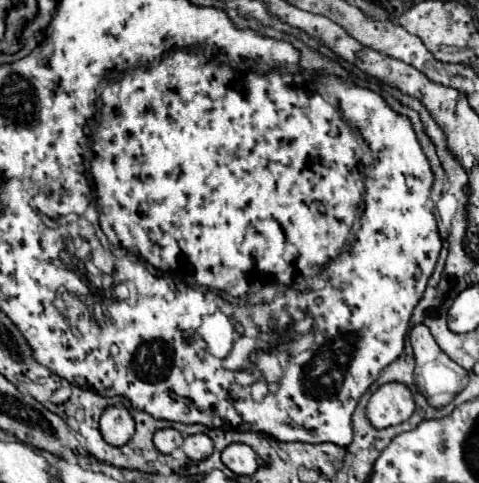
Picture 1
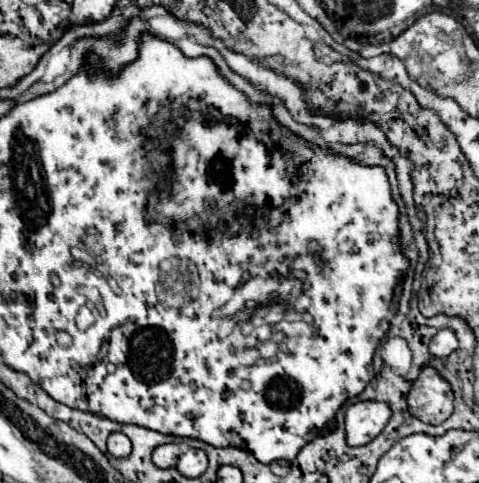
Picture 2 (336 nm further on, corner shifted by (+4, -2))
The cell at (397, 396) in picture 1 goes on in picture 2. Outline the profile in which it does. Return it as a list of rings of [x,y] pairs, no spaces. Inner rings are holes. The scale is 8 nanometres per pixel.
[[[357,402],[345,412],[345,432],[349,446],[365,446],[381,434],[391,418],[391,408],[385,402]]]

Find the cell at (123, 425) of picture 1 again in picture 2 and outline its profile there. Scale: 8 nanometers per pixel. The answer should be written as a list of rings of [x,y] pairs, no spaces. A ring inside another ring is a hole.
[[[115,432],[107,440],[107,448],[113,458],[127,458],[131,454],[131,440],[125,434]]]

